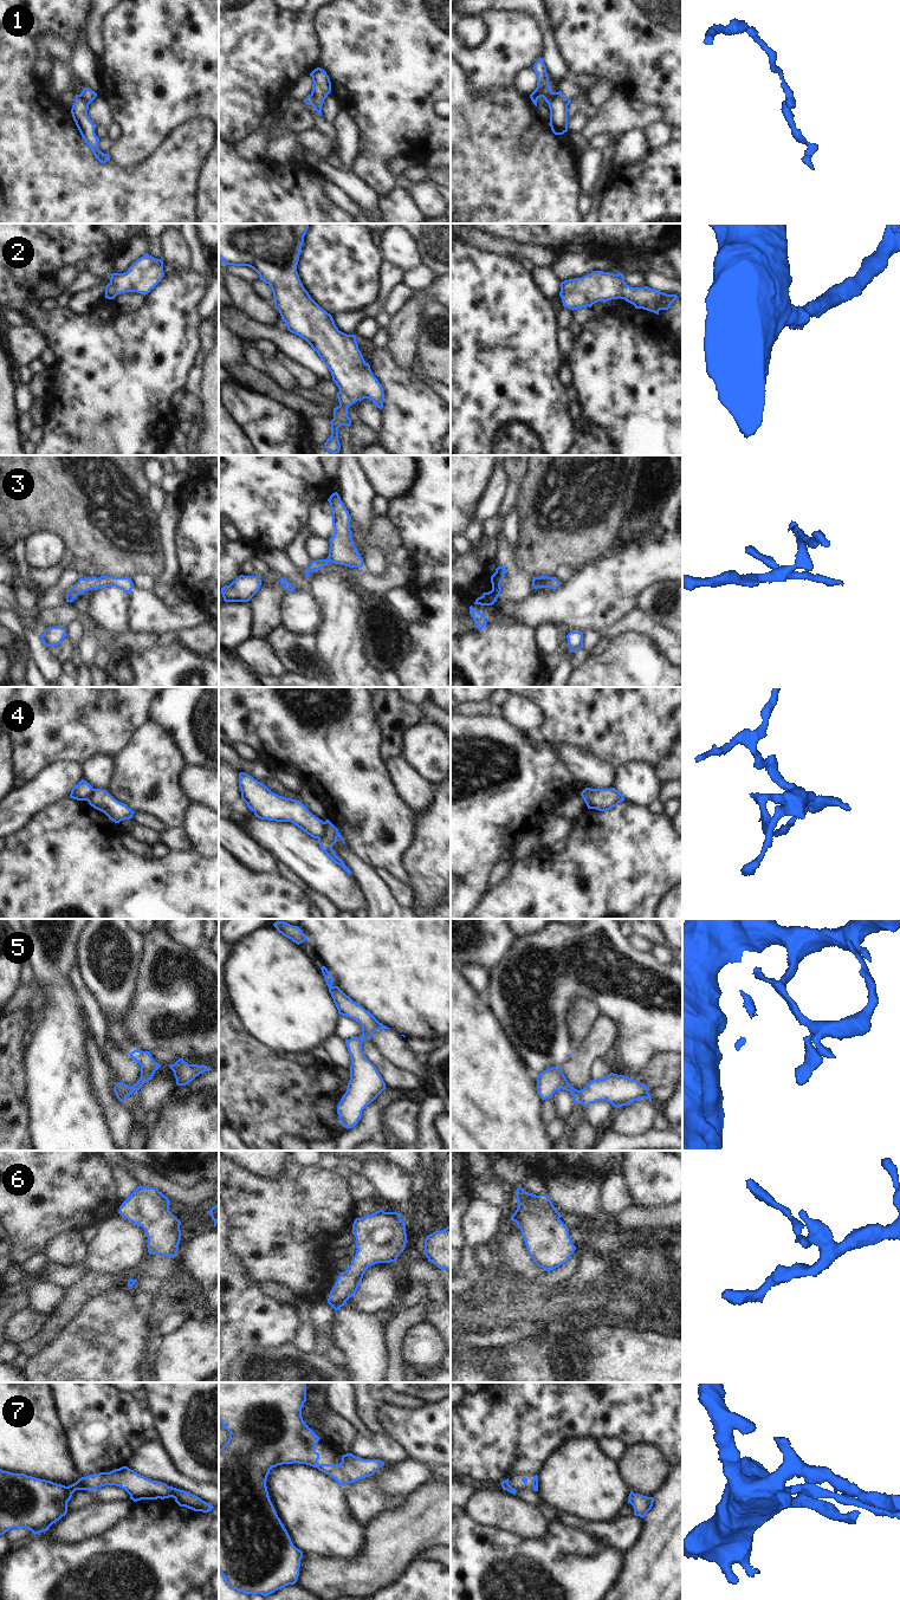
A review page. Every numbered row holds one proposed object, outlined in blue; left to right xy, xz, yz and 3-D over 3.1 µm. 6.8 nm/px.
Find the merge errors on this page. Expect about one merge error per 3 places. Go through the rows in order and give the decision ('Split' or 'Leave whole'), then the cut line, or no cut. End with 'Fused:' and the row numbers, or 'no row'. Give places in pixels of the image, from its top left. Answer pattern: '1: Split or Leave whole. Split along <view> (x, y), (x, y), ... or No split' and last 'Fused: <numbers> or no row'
1: Split. Split along yz (549, 103), (559, 96), (567, 105)
2: Leave whole. No split
3: Leave whole. No split
4: Split. Split along xz (324, 822), (324, 833), (318, 839)
5: Leave whole. No split
6: Leave whole. No split
7: Leave whole. No split
Fused: 1, 4

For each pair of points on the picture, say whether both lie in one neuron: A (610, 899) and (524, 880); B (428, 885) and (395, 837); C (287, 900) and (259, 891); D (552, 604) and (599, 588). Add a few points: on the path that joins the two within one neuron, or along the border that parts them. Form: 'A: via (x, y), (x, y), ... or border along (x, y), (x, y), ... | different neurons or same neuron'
A: via (589, 899), (545, 899) | same neuron
B: border along (414, 824), (412, 842), (402, 856), (408, 878) | different neurons
C: via (280, 900), (269, 900), (266, 898) | same neuron
D: via (564, 604), (577, 604), (587, 595) | same neuron

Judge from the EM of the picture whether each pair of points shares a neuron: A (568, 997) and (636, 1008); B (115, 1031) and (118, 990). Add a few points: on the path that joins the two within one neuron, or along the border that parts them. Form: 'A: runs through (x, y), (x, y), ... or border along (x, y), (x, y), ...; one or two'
A: runs through (584, 992), (620, 996); one
B: runs through (115, 1021), (115, 1001); one

